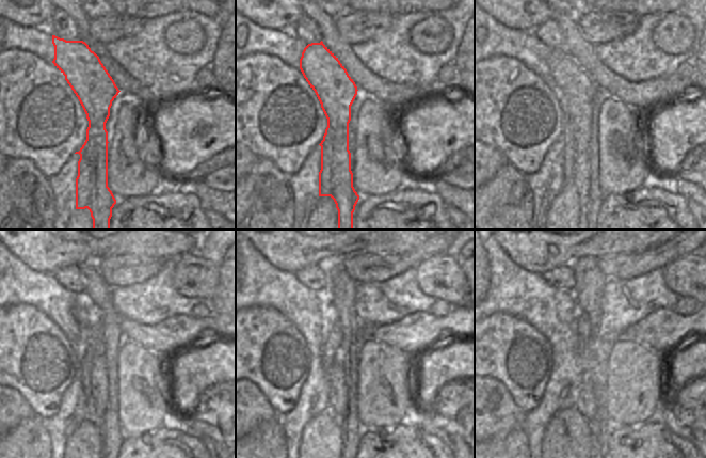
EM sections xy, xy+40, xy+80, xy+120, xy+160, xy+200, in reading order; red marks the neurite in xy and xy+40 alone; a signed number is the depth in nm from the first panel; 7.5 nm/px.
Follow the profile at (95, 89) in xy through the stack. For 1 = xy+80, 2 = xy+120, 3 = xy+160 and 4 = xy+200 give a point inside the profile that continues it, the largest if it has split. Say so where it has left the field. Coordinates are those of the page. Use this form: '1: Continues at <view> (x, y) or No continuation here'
1: Continues at xy+80 (575, 90)
2: Continues at xy+120 (93, 373)
3: Continues at xy+160 (330, 361)
4: Continues at xy+200 (580, 395)

